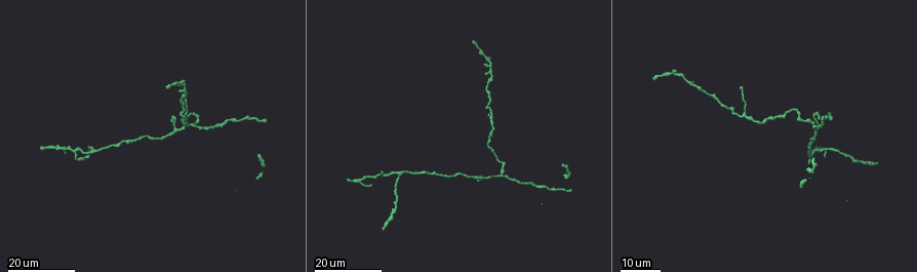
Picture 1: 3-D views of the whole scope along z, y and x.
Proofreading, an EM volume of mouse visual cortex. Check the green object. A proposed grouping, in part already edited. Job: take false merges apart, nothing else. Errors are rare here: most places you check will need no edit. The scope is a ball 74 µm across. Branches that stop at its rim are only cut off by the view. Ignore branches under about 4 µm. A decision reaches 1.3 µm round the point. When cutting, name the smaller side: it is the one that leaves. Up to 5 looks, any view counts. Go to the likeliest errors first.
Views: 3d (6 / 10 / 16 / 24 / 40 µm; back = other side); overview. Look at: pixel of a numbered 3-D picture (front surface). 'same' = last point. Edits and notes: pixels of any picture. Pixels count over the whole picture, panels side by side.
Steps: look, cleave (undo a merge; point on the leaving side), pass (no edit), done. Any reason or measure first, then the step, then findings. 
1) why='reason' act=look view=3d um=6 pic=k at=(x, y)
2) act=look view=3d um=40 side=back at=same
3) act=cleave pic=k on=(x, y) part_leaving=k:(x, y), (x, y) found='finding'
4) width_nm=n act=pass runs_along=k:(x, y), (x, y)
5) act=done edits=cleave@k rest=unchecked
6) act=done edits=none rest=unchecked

why='branch point' act=look view=3d um=24 pic=1 at=(491, 115)

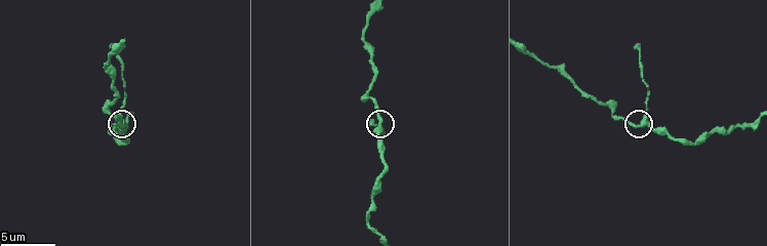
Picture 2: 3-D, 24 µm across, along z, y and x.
act=look view=3d um=10 pic=2 at=(643, 124)

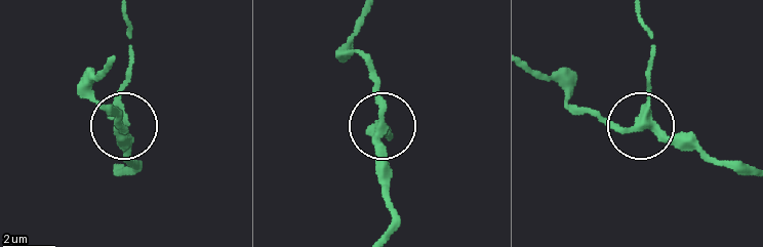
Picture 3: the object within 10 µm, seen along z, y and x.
width_nm=310 act=pass runs_along=3:(749, 169), (670, 145), (650, 129), (643, 116), (650, 33) found='one neuron here'

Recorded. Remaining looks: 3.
why='three-way junction' act=look view=3d um=24 pic=1 at=(91, 150)

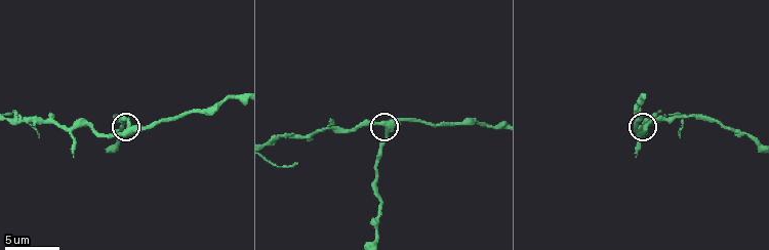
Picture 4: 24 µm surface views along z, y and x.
act=look view=3d um=6 pic=4 at=(388, 131)

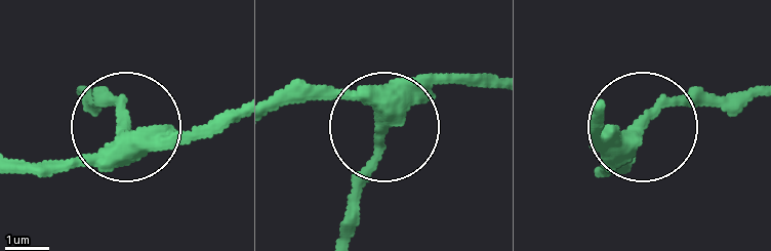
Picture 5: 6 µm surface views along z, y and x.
why='other side' act=look view=3d um=6 side=back pic=5 at=(127, 137)

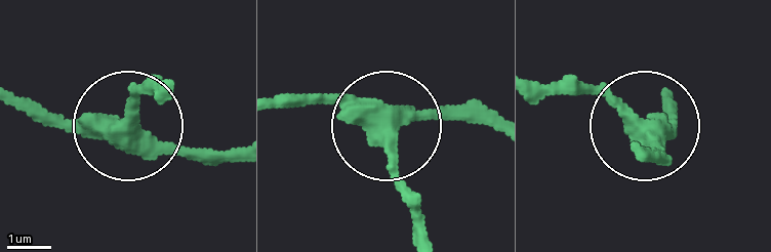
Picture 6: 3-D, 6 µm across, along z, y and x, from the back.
arms=3 act=pass runs_along=6:(284, 101), (339, 98), (394, 120), (493, 120) found='one neuron here'

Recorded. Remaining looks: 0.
act=done edits=none rest=unchecked

